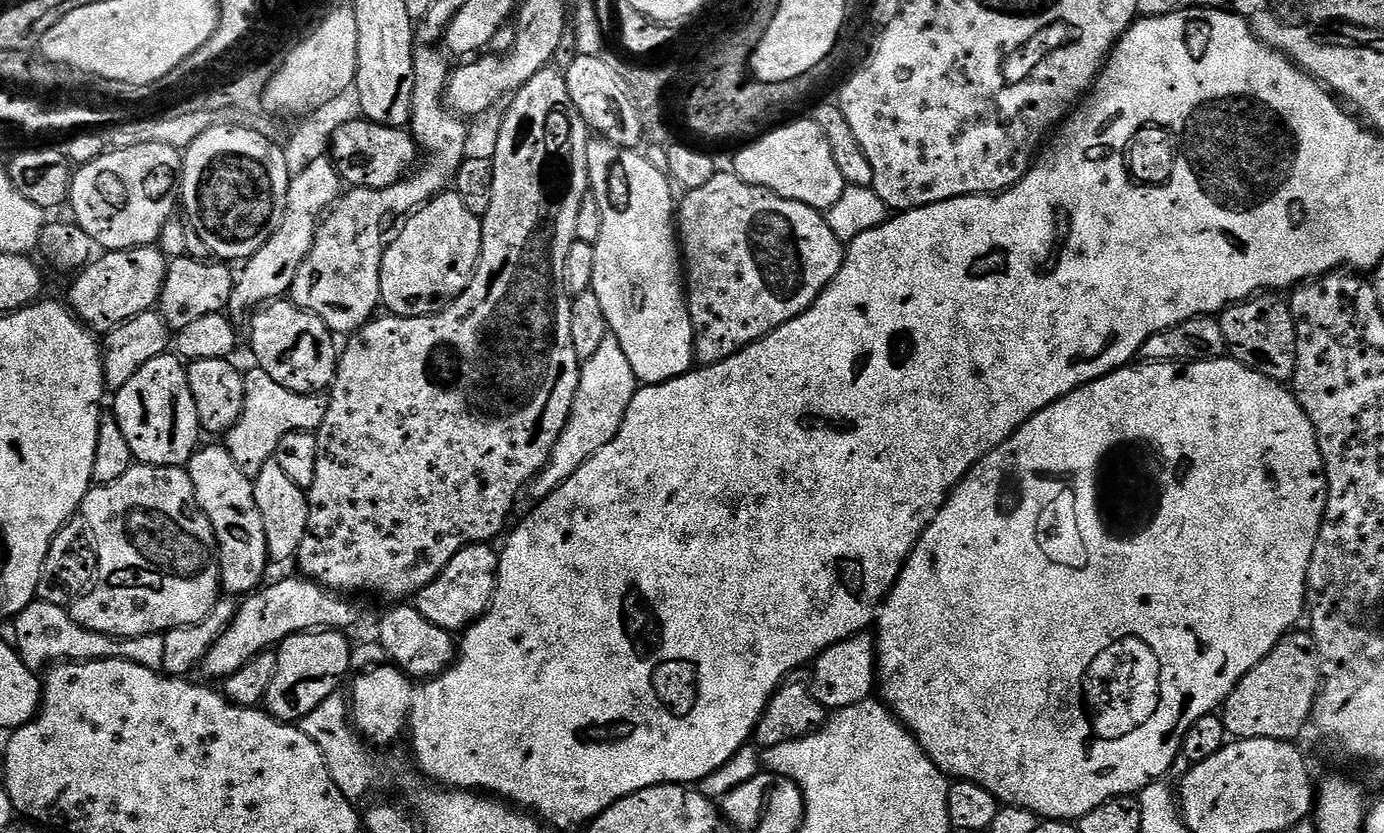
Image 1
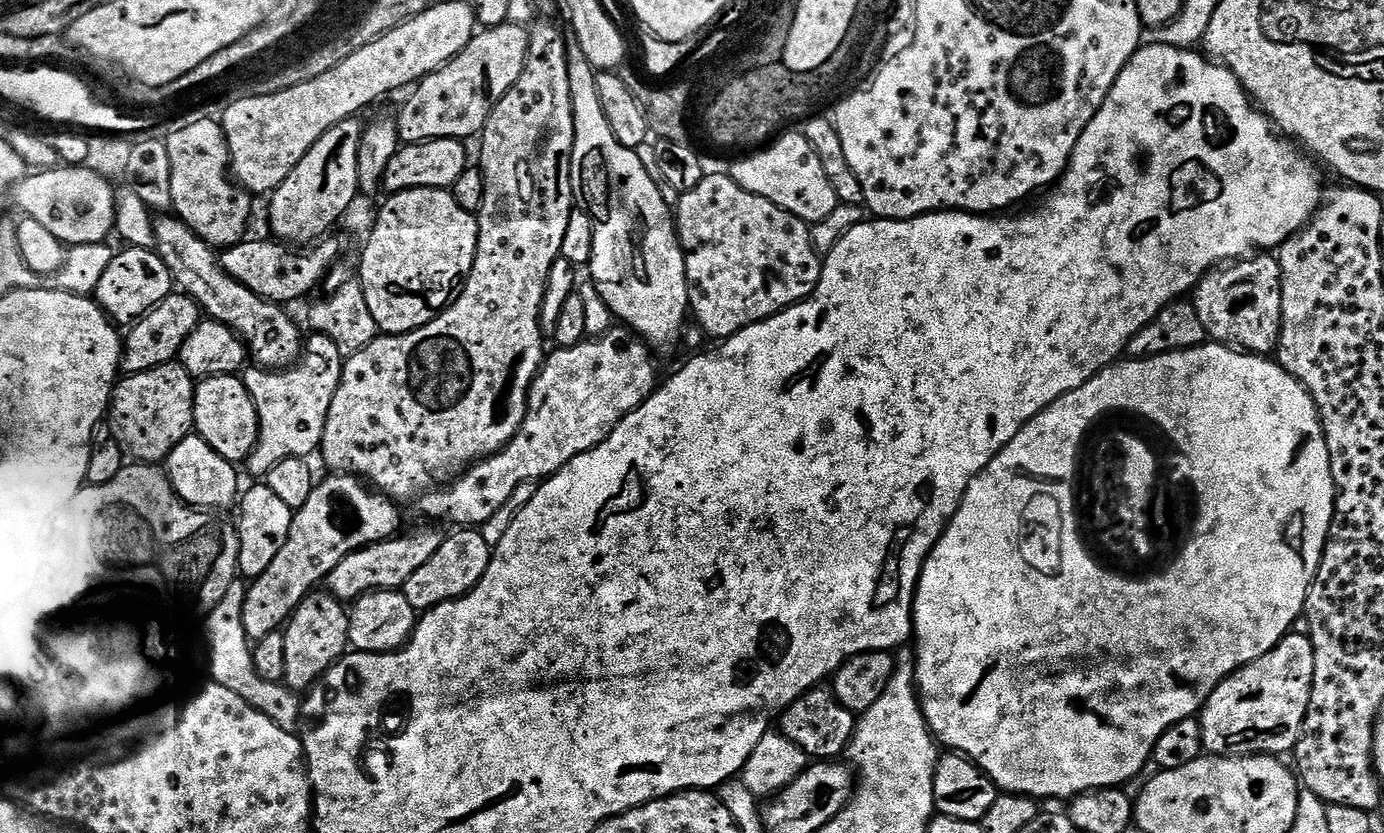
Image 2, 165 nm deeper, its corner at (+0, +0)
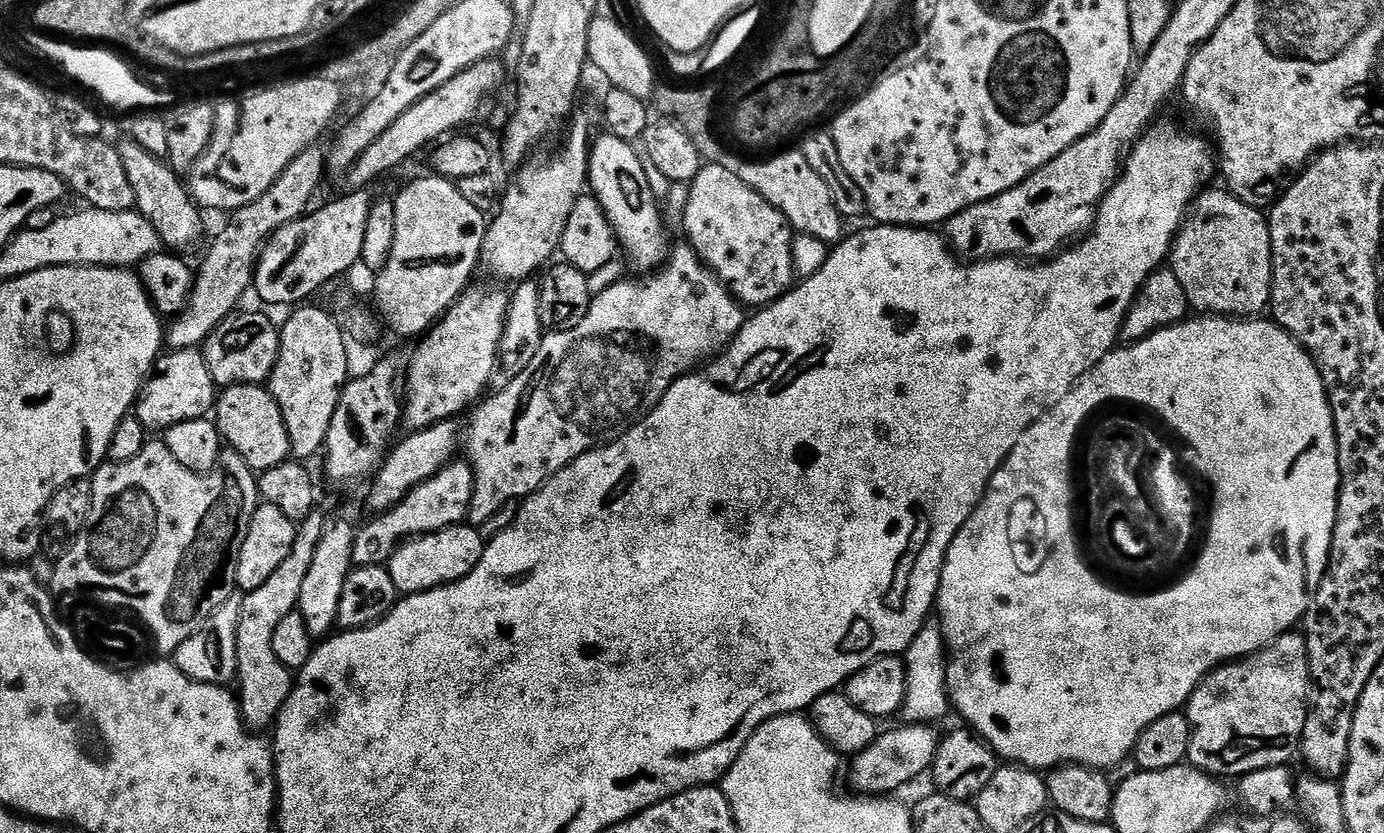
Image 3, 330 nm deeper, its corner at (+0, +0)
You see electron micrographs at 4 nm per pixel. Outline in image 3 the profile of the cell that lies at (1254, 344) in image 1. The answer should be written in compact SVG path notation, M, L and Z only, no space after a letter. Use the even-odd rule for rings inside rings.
M1211 188L1201 191L1192 201L1190 215L1176 233L1170 249L1171 270L1178 274L1188 303L1197 313L1225 318L1259 317L1269 311L1272 303L1268 217L1261 209L1246 206L1231 190Z

